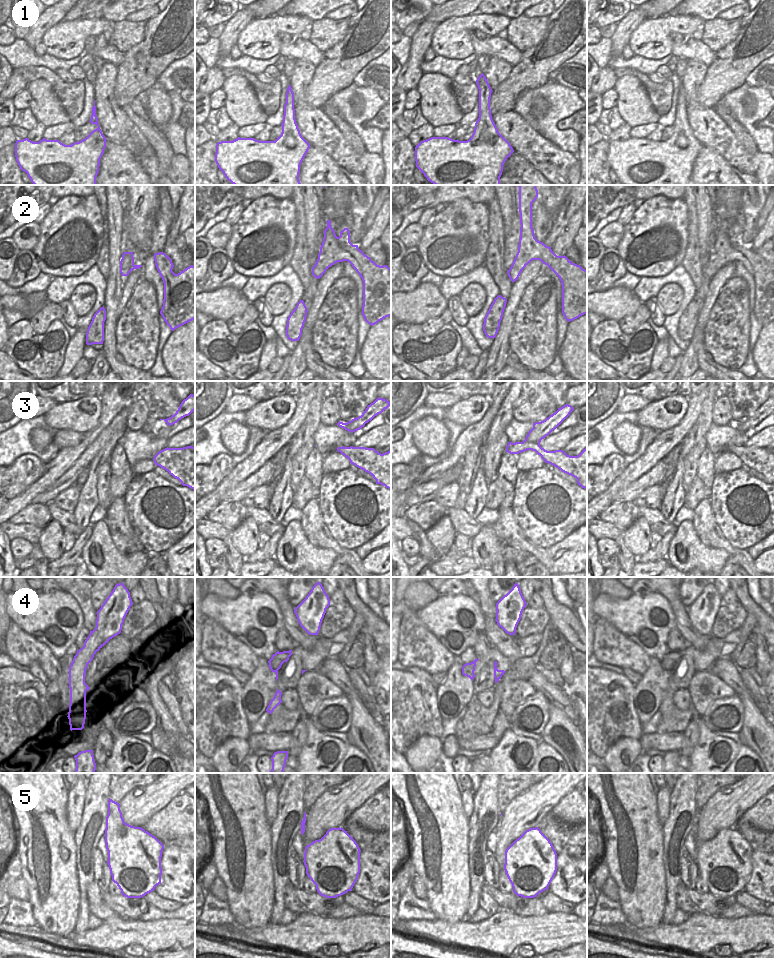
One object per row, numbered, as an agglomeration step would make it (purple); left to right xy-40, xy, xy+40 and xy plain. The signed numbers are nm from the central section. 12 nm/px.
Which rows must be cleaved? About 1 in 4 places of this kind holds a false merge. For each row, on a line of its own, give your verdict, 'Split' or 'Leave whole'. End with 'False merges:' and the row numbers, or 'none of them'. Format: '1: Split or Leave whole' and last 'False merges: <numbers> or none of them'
1: Leave whole
2: Leave whole
3: Leave whole
4: Split
5: Leave whole
False merges: 4

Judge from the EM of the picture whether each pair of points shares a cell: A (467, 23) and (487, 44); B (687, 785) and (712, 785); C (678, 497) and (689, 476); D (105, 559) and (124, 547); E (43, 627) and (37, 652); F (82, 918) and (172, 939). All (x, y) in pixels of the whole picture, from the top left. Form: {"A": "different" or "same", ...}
{"A": "different", "B": "different", "C": "different", "D": "different", "E": "different", "F": "different"}

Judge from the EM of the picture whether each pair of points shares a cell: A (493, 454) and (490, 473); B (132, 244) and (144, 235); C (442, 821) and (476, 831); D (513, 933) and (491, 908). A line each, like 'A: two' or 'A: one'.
A: one
B: one
C: two
D: two

